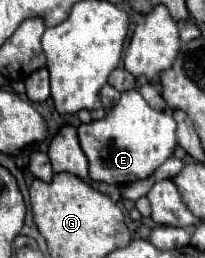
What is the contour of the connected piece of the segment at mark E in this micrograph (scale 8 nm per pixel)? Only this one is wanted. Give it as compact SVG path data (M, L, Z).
M124 91L120 101L102 117L90 123L82 123L78 127L78 139L84 155L88 157L88 177L96 183L108 185L126 185L140 179L148 179L176 149L176 121L170 113L160 113L148 107L142 95L134 91Z

